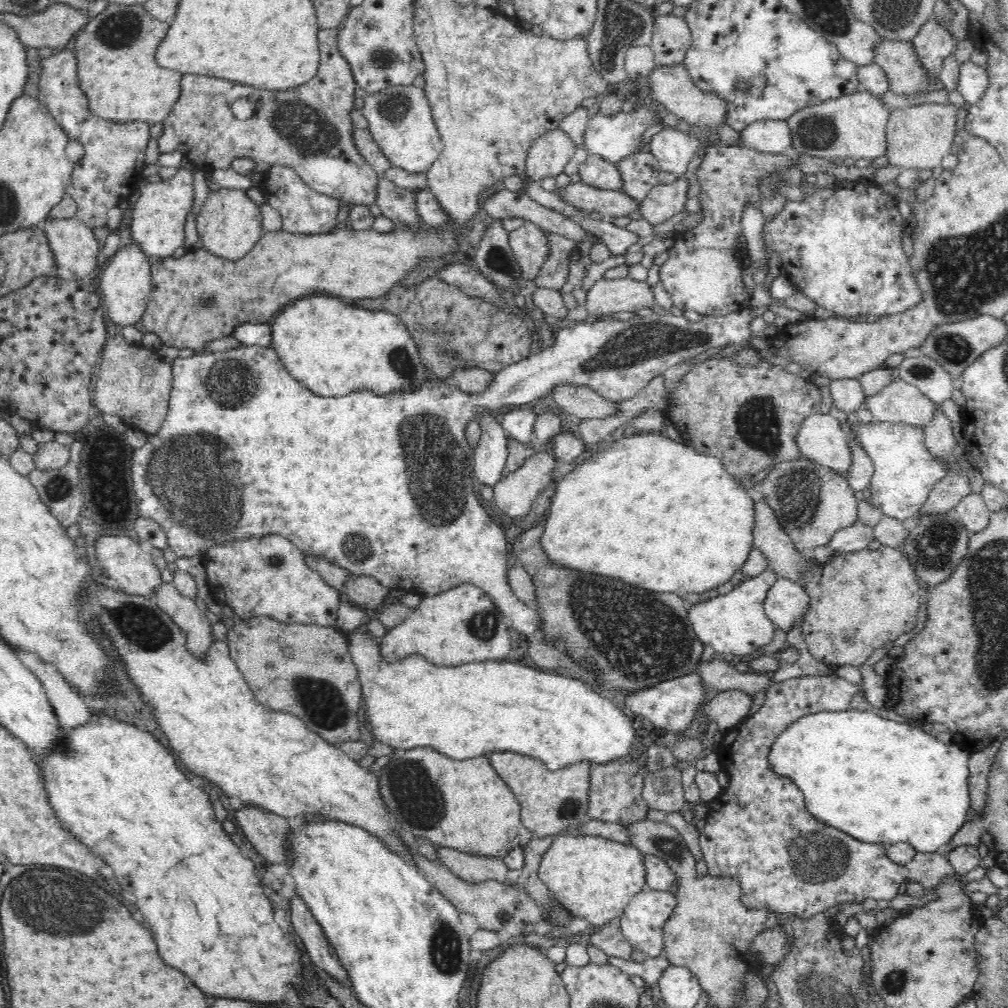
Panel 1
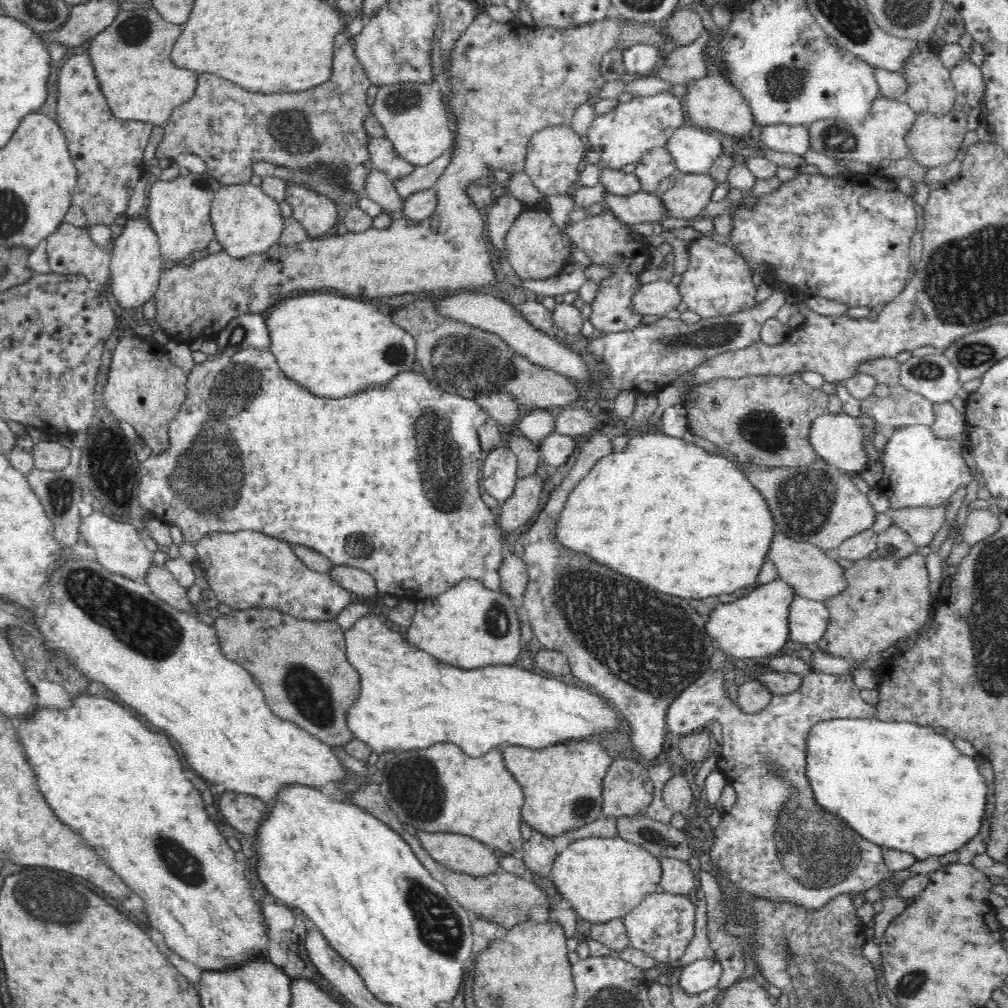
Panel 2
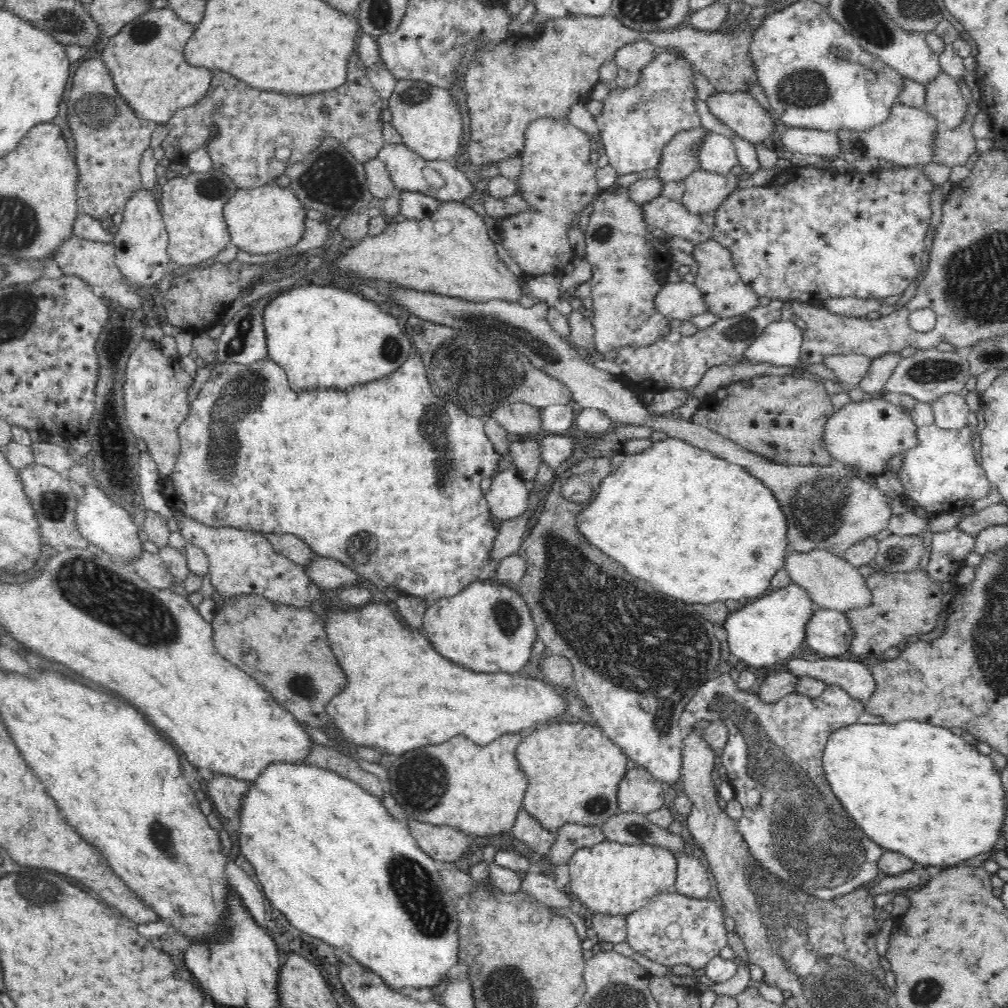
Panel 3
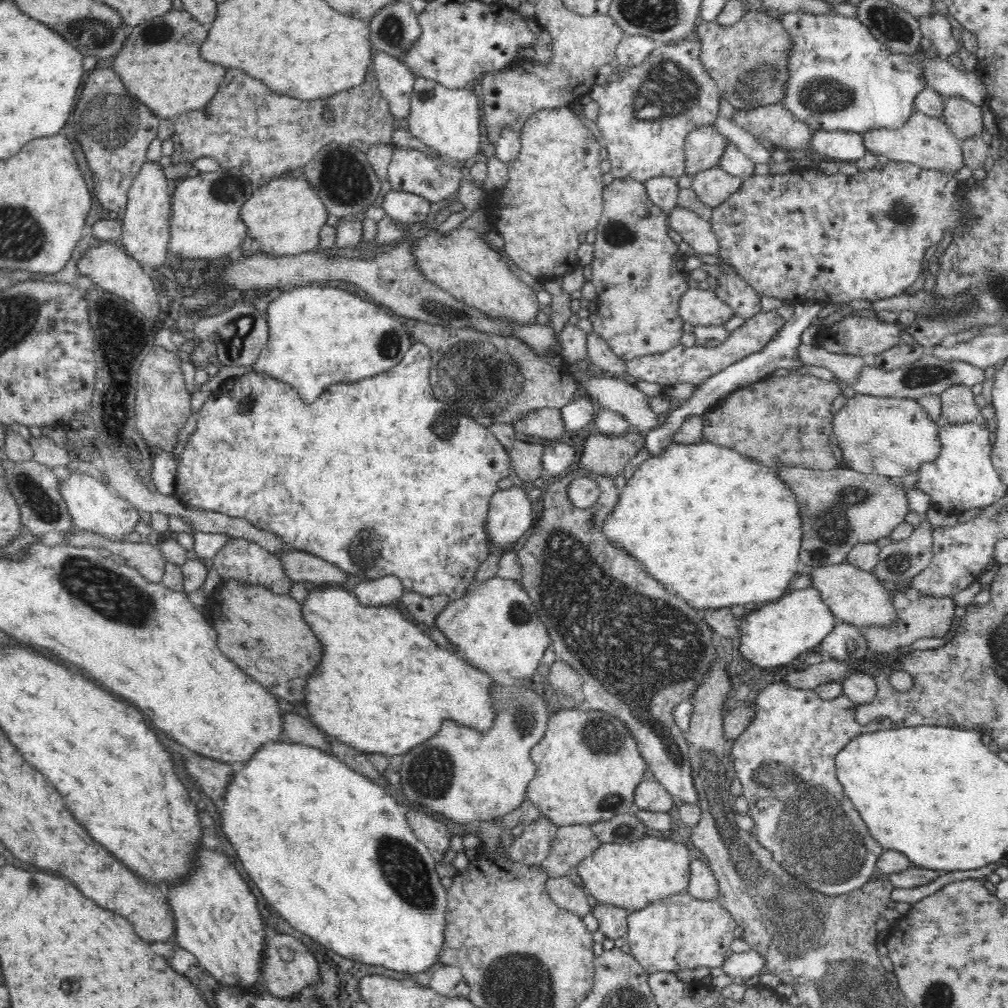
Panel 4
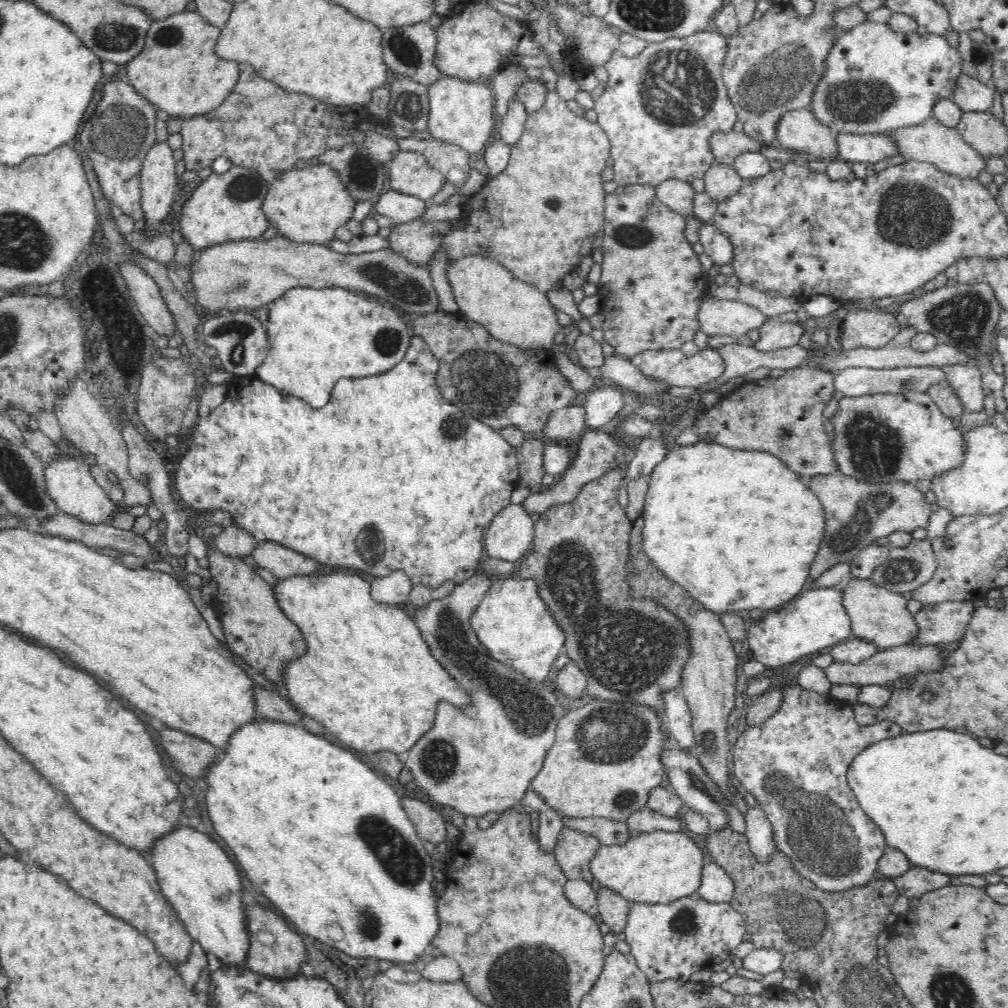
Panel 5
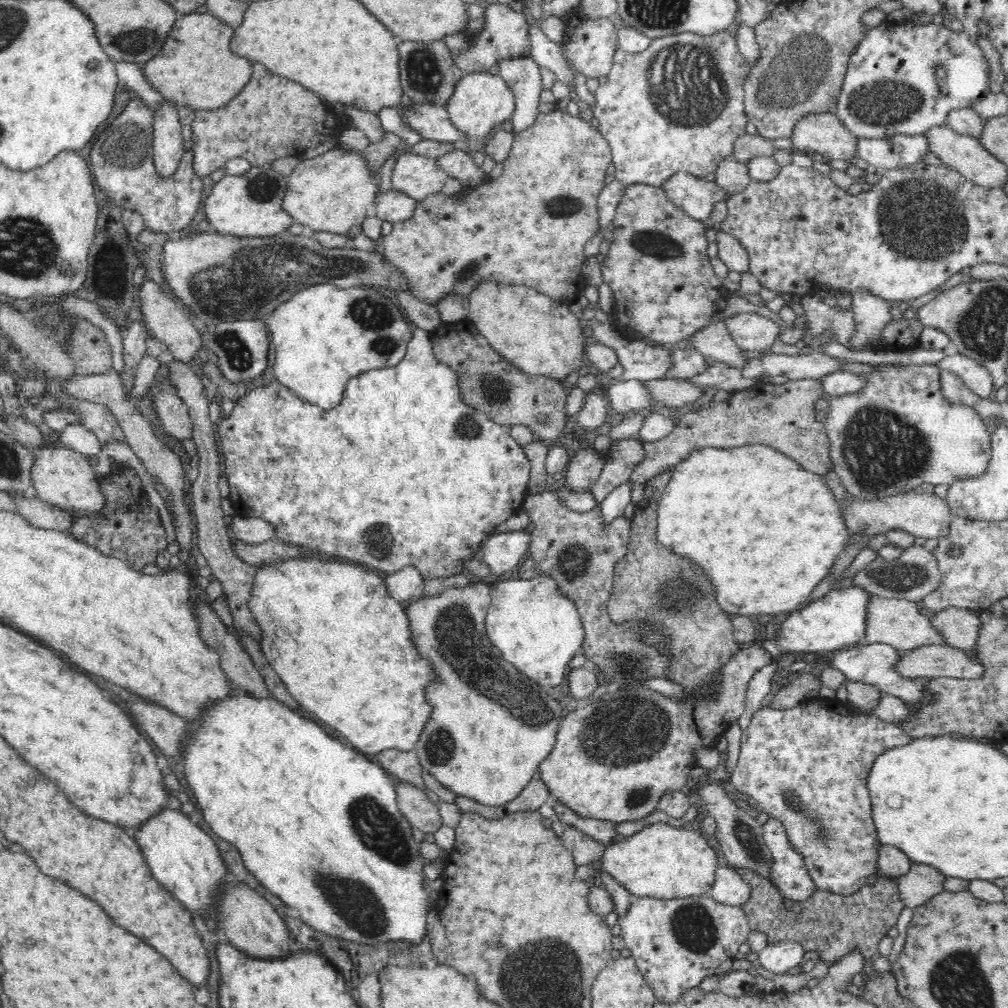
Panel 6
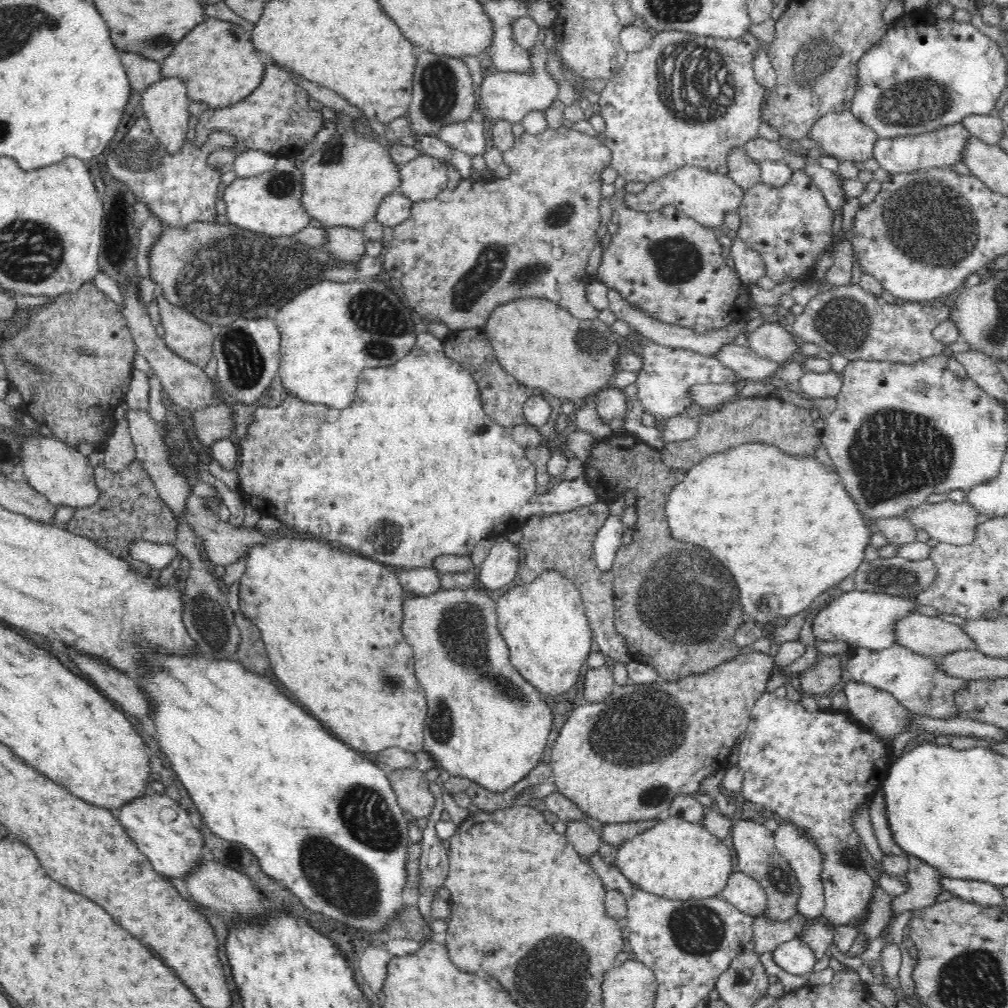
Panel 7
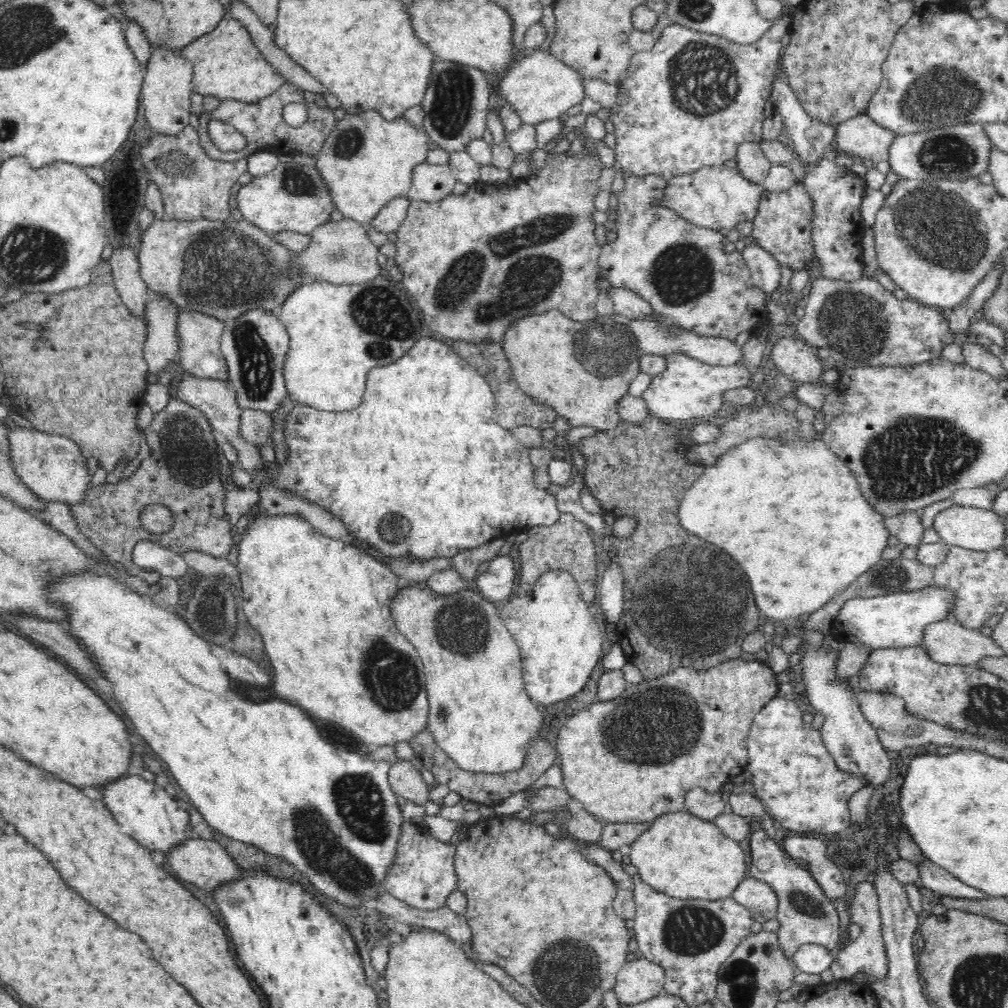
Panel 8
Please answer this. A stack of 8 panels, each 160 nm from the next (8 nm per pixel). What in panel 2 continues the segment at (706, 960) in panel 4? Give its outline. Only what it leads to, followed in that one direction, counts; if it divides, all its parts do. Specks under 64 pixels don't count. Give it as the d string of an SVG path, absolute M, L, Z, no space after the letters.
M657 891L648 894L624 916L631 947L654 958L655 962L674 962L682 958L688 949L690 940L694 938L696 928L696 905L689 895Z

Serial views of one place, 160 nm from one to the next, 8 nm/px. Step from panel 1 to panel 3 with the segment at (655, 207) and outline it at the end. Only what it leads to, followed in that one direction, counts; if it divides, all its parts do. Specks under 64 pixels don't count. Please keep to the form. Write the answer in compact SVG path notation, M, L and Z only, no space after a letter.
M700 168L684 178L685 192L680 202L692 214L713 214L738 182L740 179L731 173L721 175Z

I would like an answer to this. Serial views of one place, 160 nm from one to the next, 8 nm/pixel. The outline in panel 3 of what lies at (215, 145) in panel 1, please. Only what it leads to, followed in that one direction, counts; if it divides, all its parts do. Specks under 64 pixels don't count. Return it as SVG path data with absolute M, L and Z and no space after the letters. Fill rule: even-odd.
M356 52L347 59L346 71L346 82L334 90L316 93L316 96L292 96L254 90L238 82L238 78L216 70L206 94L193 105L178 108L165 122L170 132L161 147L171 162L185 162L191 152L205 144L212 168L228 175L242 189L261 187L268 180L282 176L288 164L303 161L326 137L340 141L355 160L364 164L376 157L386 143L380 117L382 101ZM324 107L329 108L329 114L322 113ZM211 124L218 127L218 136L208 139ZM278 147L290 152L287 162L276 159L274 150Z

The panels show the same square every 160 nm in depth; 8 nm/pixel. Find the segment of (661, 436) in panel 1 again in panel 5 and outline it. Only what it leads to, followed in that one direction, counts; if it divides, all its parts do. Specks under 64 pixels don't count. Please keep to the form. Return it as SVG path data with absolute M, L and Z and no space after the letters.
M698 441L691 445L676 444L667 453L668 456L665 456L652 472L642 510L642 518L646 522L642 534L644 551L652 563L656 564L656 567L660 568L670 580L684 586L704 608L716 614L751 611L755 608L766 612L778 609L796 598L804 590L804 584L808 582L810 562L818 552L818 542L822 542L822 534L826 528L826 518L822 518L822 503L818 502L818 498L814 498L814 494L810 494L810 487L805 478L789 470L786 463L780 461L778 457L764 451L736 450L716 443Z

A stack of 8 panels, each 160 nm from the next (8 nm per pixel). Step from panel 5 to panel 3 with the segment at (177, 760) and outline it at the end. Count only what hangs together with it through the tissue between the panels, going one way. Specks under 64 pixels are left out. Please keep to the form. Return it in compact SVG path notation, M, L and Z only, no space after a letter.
M214 772L211 779L203 782L206 796L210 796L216 810L226 819L240 818L241 800L249 785L248 781Z

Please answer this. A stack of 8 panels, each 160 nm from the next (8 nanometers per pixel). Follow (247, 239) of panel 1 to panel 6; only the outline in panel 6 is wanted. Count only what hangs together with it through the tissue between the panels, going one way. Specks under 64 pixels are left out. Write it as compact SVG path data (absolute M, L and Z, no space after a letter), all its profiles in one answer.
M334 147L322 155L301 159L293 172L287 176L286 196L282 198L282 209L294 222L303 224L308 233L326 231L346 236L353 226L361 225L363 220L373 213L379 181L379 178L368 169L364 155L351 148L346 150Z

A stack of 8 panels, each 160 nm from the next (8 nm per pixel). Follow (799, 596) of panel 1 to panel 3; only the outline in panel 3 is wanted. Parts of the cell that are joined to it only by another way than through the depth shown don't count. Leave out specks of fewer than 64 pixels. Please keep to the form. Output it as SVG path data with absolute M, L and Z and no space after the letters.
M815 605L811 620L806 622L806 647L825 658L846 656L850 638L850 623L844 613Z

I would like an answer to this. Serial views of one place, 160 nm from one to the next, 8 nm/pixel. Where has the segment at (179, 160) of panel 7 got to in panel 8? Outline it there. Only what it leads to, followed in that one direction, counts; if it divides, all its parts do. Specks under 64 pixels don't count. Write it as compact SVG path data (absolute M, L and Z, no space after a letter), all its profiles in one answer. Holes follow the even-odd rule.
M188 124L180 134L176 136L166 136L158 134L150 142L144 142L142 148L144 164L154 180L154 185L158 187L158 192L162 195L164 205L164 215L166 219L175 221L197 221L198 219L208 219L209 221L231 220L230 200L232 200L232 186L238 178L246 172L248 166L248 155L240 154L233 160L214 160L210 158L202 149L197 128ZM180 150L184 152L192 162L194 162L194 174L192 176L170 176L164 172L166 166L162 162L156 162L162 158L160 154Z

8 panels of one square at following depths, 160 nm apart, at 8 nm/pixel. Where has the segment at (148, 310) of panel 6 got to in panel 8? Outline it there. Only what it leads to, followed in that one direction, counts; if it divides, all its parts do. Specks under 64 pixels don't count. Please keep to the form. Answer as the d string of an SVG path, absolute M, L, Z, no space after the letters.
M178 310L178 326L176 326L181 343L178 363L186 374L198 378L215 378L228 380L226 360L220 349L220 340L224 331L224 321L198 311Z

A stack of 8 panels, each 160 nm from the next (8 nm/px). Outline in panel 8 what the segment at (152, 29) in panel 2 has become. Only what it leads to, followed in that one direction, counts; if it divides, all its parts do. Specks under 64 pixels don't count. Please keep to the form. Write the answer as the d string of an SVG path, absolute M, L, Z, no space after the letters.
M228 15L218 22L214 30L202 34L179 52L192 65L192 89L204 97L212 95L220 101L234 99L258 102L259 99L274 94L274 90L287 82L260 53L244 25Z

